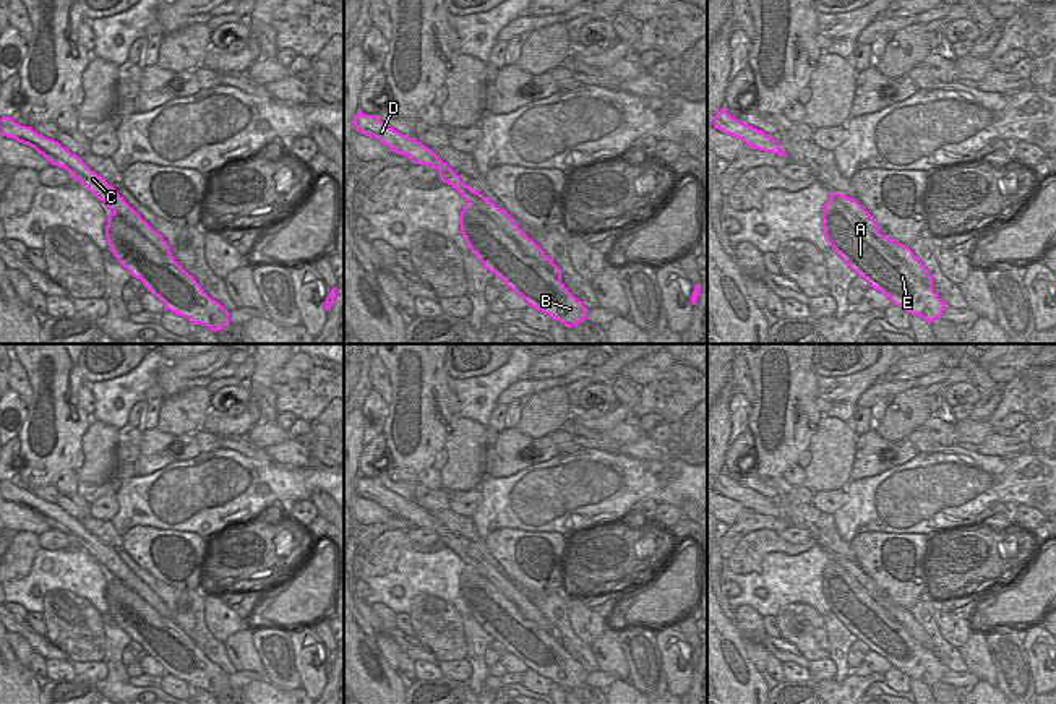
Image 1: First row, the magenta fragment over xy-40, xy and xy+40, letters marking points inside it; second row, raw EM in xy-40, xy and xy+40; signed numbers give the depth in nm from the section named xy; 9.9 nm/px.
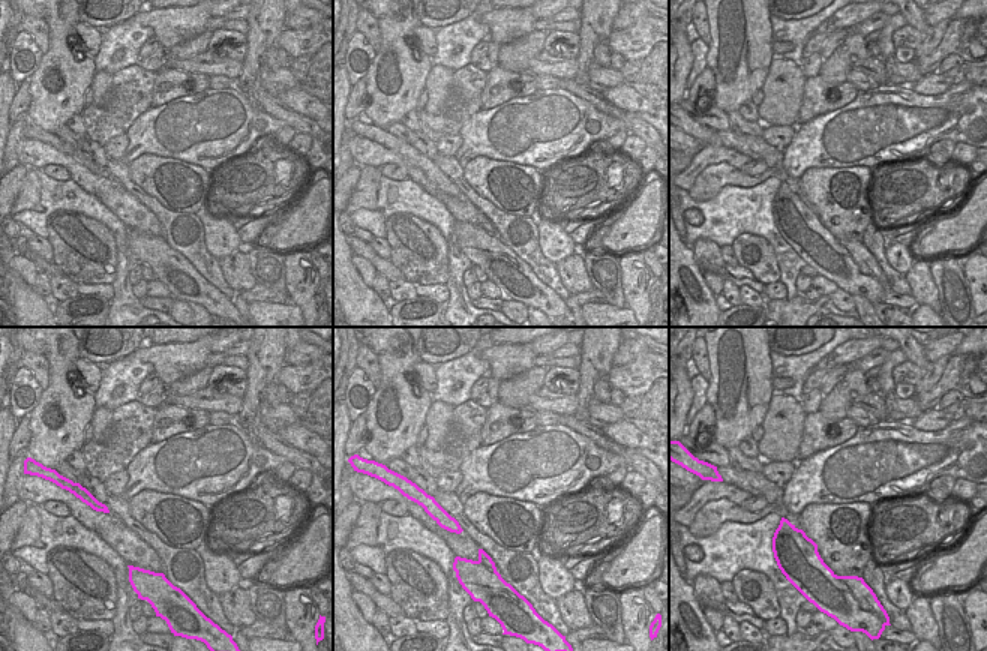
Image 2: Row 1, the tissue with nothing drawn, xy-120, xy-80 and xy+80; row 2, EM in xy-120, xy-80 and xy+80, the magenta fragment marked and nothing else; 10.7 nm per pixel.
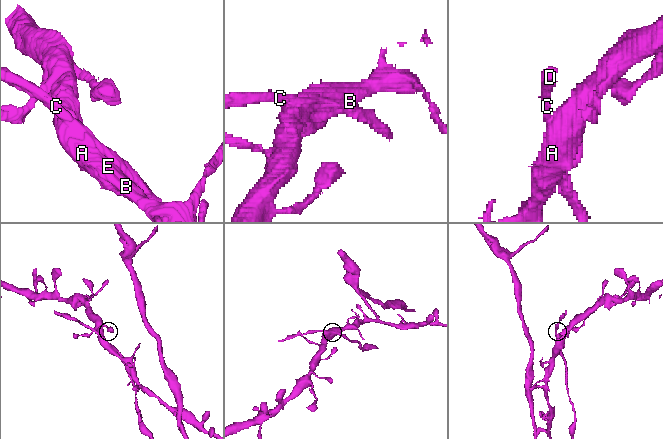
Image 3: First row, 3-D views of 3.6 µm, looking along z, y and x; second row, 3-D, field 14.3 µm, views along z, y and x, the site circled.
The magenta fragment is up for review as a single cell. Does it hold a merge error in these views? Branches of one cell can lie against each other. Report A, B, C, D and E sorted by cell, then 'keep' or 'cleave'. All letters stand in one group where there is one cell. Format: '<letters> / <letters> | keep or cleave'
A B E / C D | cleave

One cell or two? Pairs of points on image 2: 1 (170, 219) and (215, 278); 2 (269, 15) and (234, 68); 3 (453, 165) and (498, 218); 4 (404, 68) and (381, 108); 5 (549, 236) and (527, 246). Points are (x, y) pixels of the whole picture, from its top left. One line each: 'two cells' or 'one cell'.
1: one cell
2: two cells
3: one cell
4: one cell
5: two cells

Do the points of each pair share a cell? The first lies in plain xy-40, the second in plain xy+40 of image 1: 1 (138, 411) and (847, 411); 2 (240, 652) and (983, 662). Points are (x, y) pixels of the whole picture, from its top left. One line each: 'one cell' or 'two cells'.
1: two cells
2: one cell

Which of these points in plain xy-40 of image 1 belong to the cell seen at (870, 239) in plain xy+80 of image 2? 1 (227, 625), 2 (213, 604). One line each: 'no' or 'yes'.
1: no
2: no

